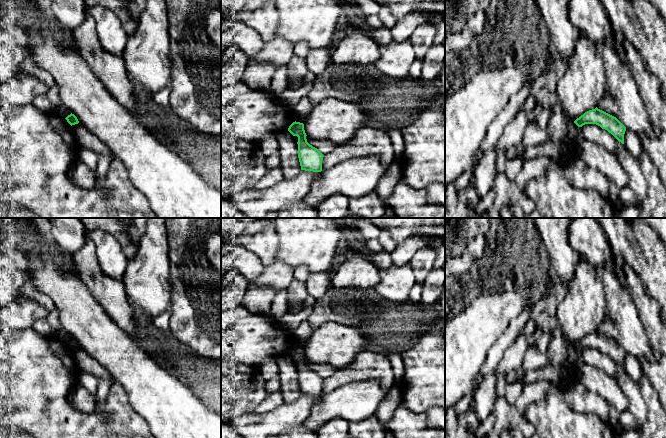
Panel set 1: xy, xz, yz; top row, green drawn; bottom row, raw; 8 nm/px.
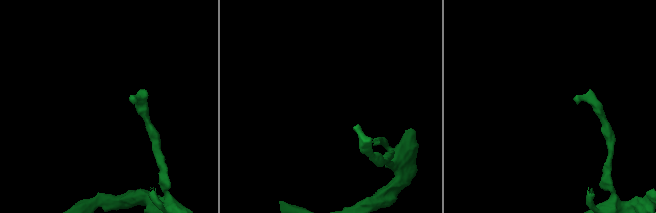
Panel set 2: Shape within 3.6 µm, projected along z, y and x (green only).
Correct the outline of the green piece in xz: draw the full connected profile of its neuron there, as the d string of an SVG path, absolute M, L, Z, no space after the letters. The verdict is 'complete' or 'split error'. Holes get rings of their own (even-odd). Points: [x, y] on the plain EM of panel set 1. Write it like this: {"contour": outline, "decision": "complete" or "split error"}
{"contour": "M295 345L289 350L288 355L298 361L298 382L301 394L321 396L324 379L307 366L304 348Z", "decision": "complete"}

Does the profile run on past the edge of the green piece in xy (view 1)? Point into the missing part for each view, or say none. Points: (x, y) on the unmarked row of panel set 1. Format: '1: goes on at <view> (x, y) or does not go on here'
1: does not go on here

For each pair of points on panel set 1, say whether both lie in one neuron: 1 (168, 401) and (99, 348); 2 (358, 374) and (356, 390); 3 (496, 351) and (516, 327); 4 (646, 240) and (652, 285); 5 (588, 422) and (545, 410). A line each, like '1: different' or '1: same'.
1: same
2: different
3: same
4: same
5: same

